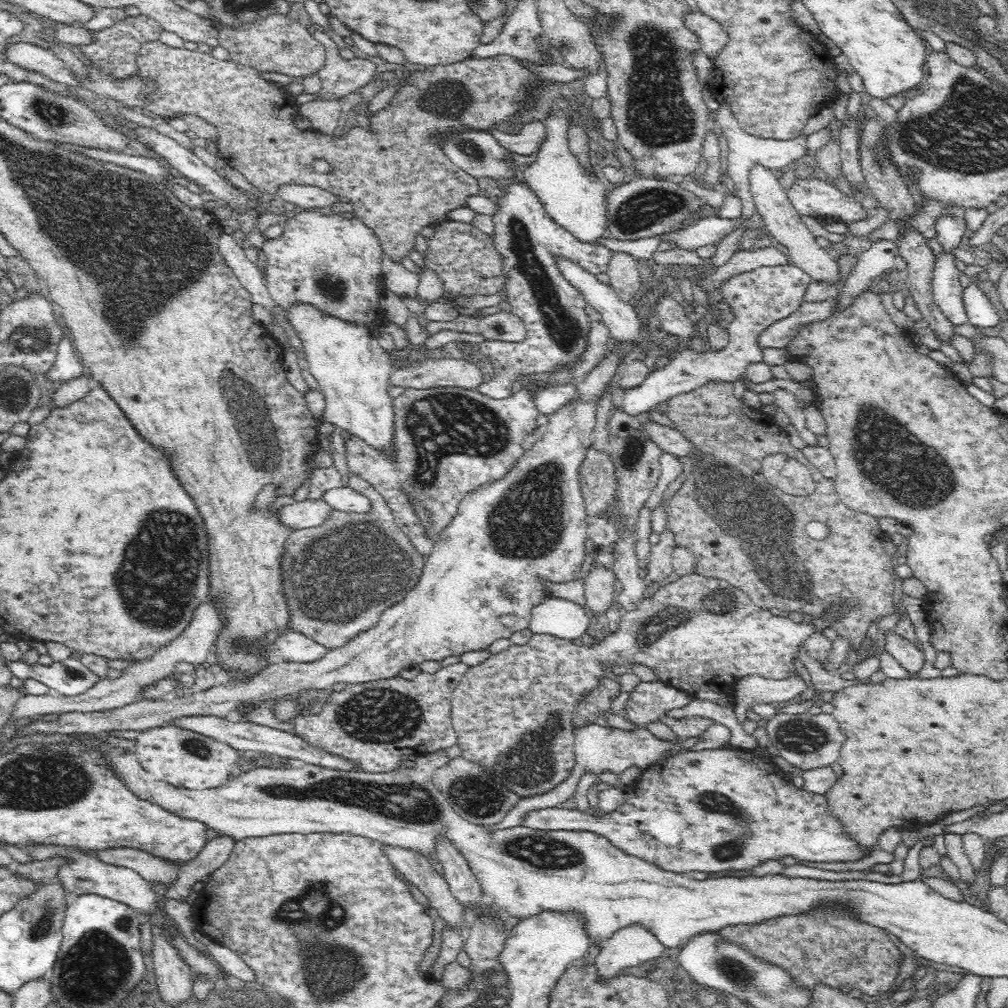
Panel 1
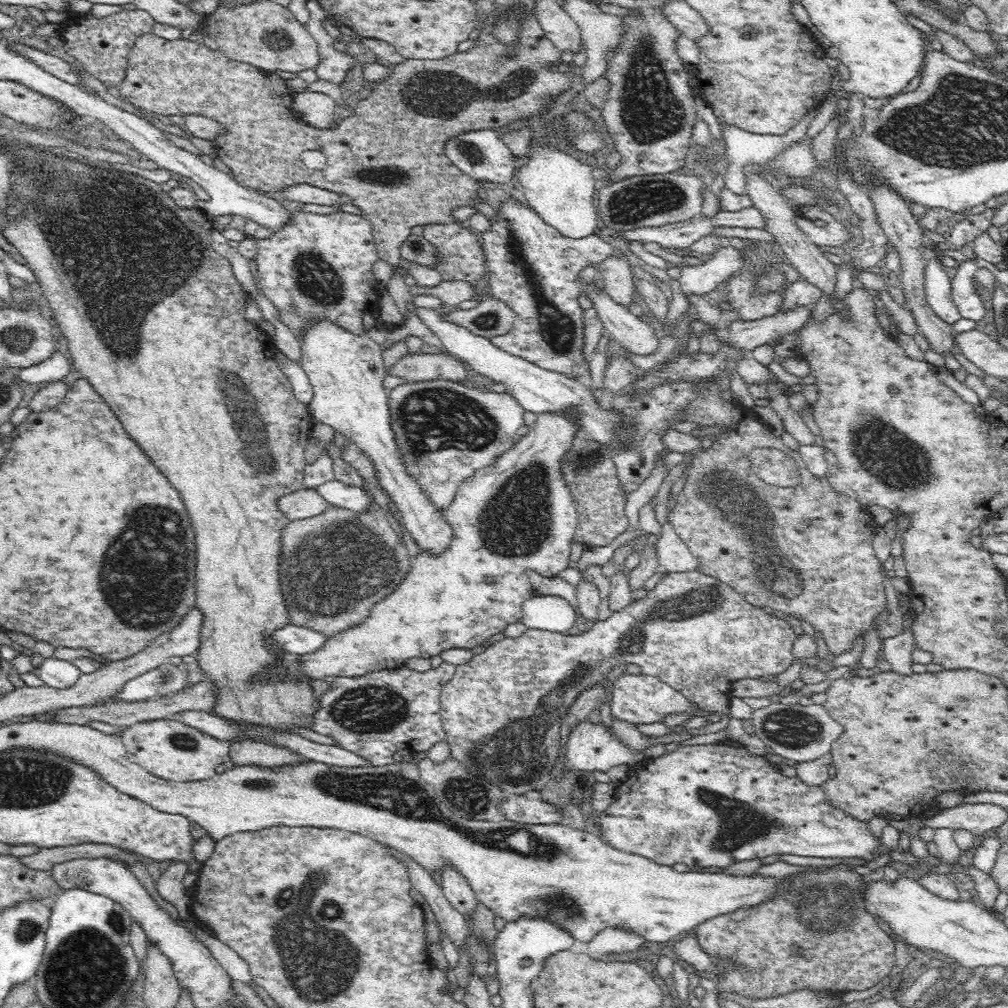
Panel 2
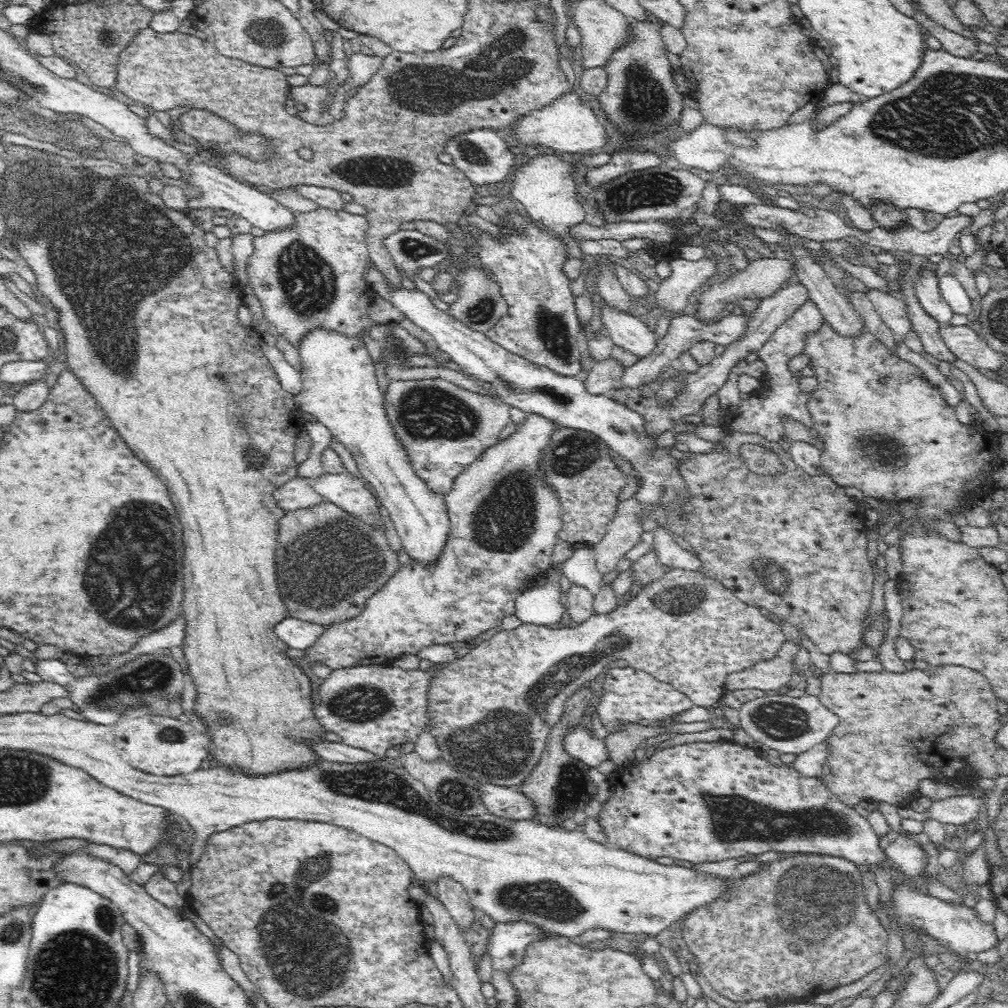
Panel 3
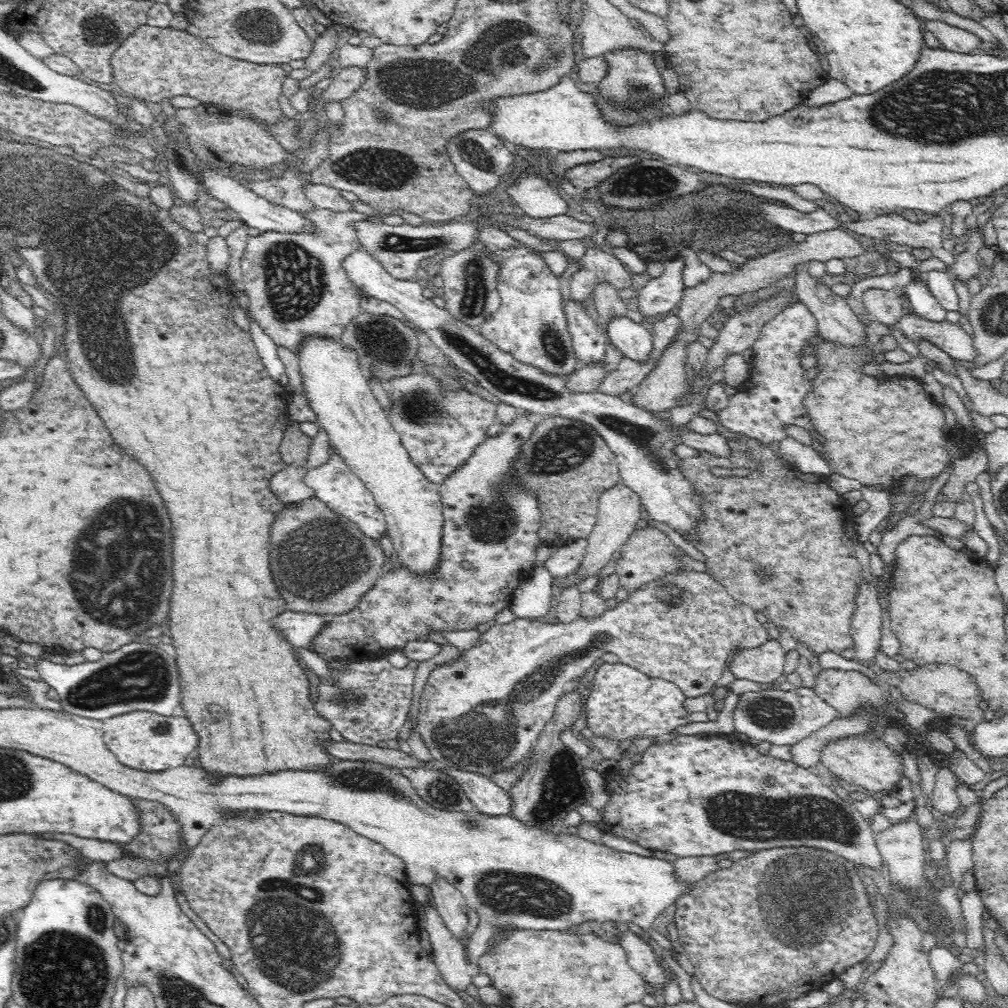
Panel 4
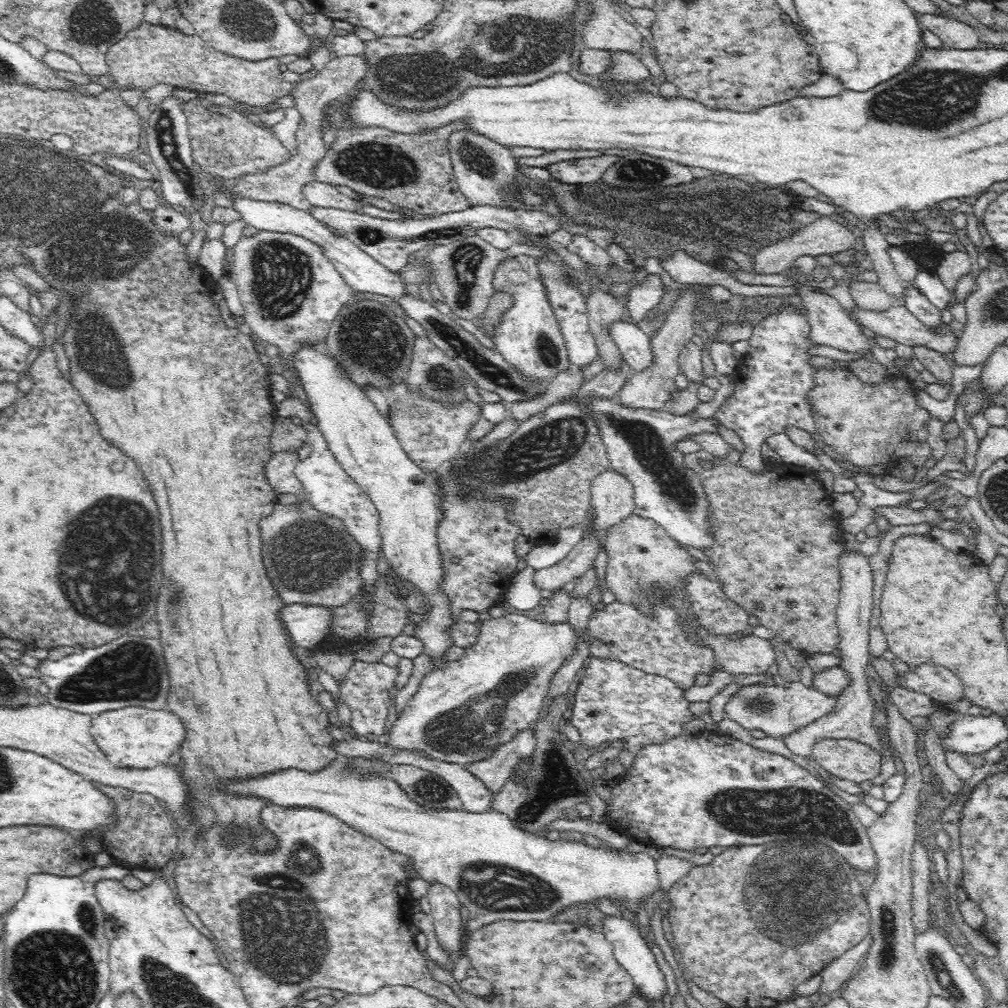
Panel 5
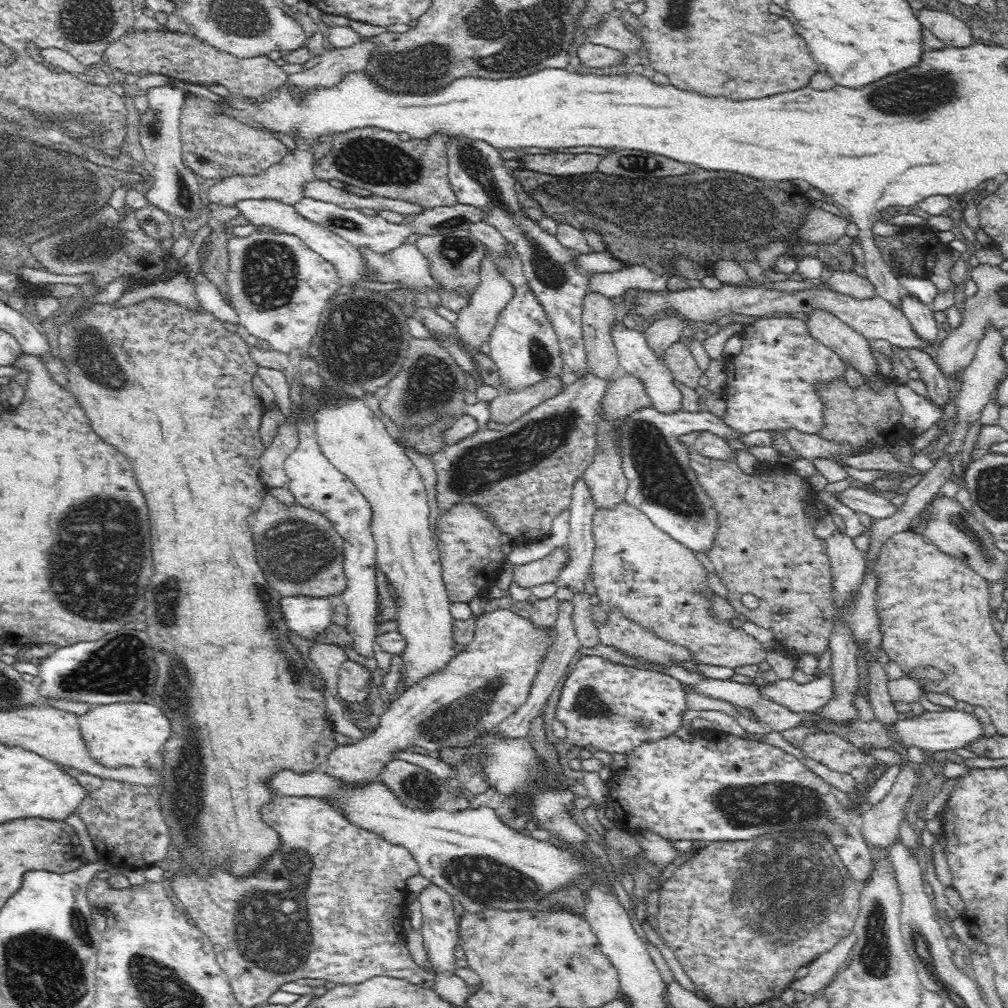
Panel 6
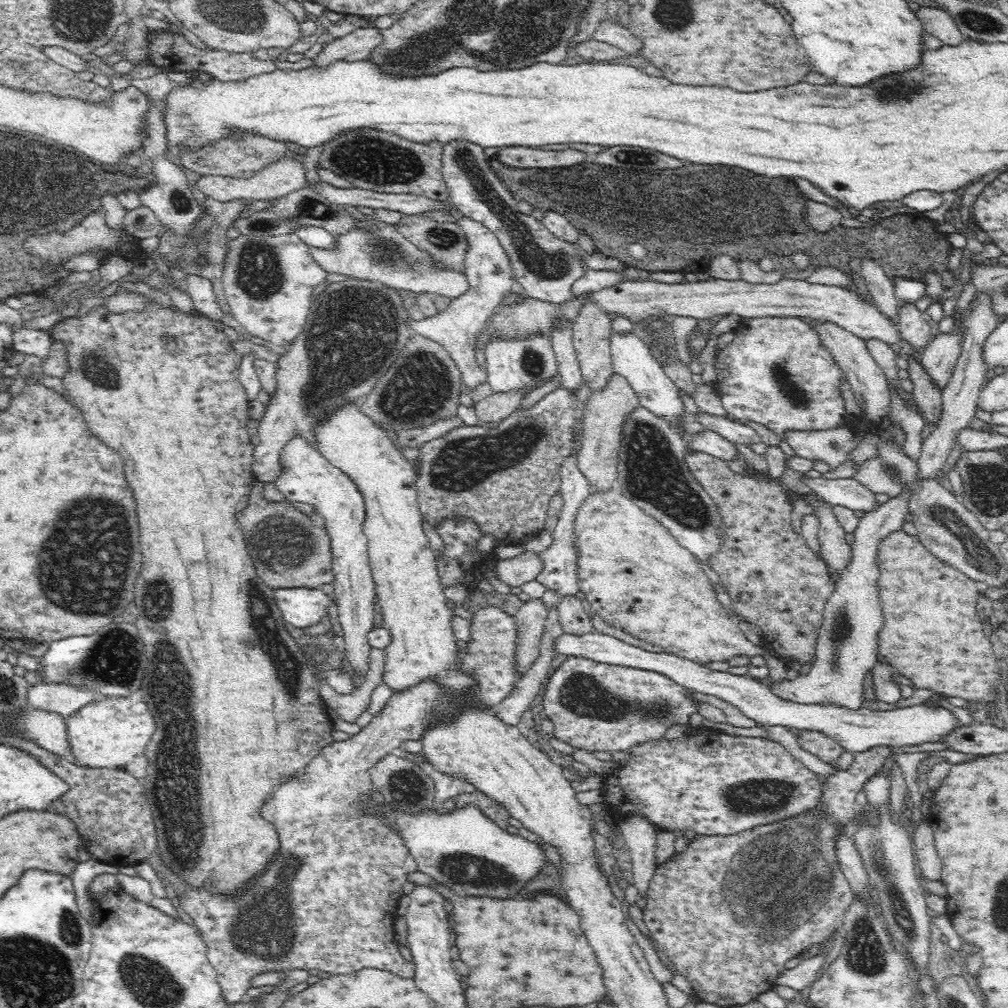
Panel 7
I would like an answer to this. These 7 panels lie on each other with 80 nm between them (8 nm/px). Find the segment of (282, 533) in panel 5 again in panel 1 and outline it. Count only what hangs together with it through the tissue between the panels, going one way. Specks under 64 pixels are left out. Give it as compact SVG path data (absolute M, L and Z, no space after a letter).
M354 473L350 476L350 487L364 494L371 502L368 514L332 509L320 526L291 530L286 537L285 552L281 559L283 595L289 606L287 627L310 636L328 650L342 646L358 632L372 628L378 622L380 610L386 610L392 606L392 602L404 598L404 592L410 588L414 577L418 576L418 568L422 566L422 556L396 525L384 497L369 482Z

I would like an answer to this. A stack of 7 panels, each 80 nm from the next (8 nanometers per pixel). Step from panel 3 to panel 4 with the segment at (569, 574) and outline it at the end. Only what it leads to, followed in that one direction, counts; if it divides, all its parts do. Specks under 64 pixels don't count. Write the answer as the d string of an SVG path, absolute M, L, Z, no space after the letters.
M570 538L556 544L554 552L542 562L542 568L550 575L572 574L584 558L585 546L584 538Z

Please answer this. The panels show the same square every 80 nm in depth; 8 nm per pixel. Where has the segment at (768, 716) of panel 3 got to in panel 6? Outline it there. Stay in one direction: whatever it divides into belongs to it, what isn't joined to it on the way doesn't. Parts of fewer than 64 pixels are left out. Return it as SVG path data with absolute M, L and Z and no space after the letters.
M827 673L814 674L808 682L760 683L760 691L792 711L818 711L834 698L834 681Z

